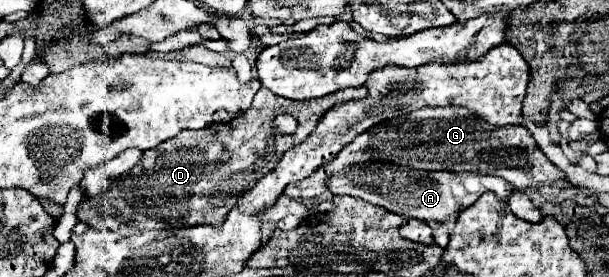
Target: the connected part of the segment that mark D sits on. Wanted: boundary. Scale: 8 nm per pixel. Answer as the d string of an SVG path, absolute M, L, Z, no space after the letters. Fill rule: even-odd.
M261 87L255 93L251 107L233 117L231 123L215 123L215 131L213 125L205 129L187 129L175 139L163 141L155 149L147 149L143 159L131 171L119 175L103 195L87 195L77 207L77 217L89 227L111 229L119 235L131 235L141 229L181 229L201 223L219 227L237 203L237 197L273 171L285 151L307 139L325 111L365 97L367 89L359 87L343 89L323 99L294 101ZM281 113L289 113L297 119L299 125L293 135L283 135L273 127L273 119Z

